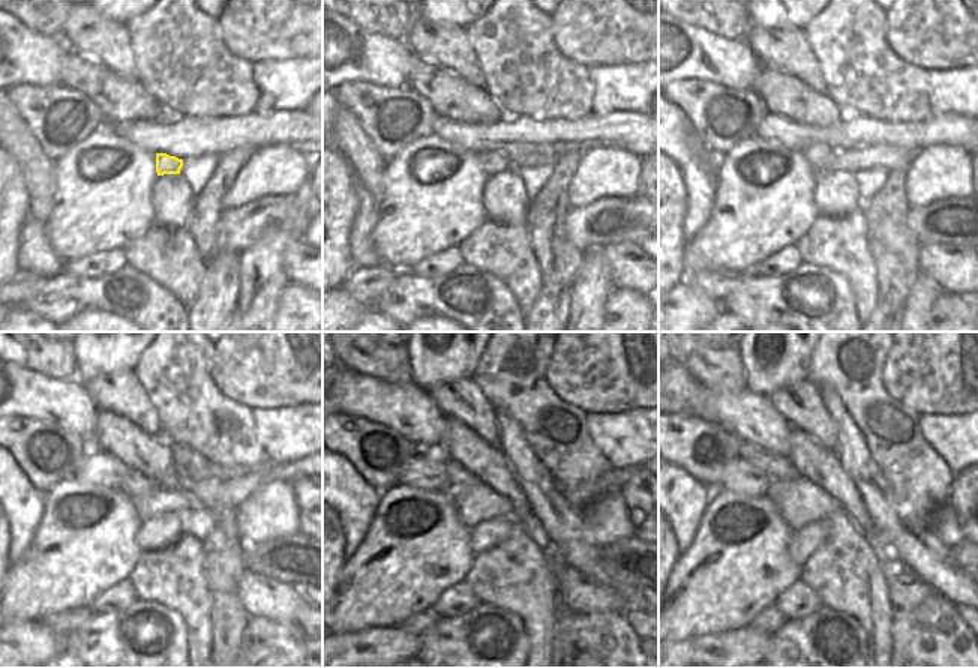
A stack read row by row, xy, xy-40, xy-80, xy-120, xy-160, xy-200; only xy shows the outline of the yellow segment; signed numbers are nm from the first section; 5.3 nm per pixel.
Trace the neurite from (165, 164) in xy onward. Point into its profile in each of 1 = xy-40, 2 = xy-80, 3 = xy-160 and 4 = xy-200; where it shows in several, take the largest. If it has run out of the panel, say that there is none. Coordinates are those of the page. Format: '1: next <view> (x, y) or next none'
1: next xy-40 (492, 162)
2: next xy-80 (819, 156)
3: next xy-160 (455, 473)
4: next xy-200 (779, 467)

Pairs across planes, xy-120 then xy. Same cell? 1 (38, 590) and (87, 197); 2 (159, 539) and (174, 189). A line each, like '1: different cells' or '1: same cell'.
1: same cell
2: same cell

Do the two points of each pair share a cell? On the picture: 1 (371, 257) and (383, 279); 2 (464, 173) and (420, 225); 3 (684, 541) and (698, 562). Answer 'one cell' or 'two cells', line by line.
1: two cells
2: one cell
3: two cells

